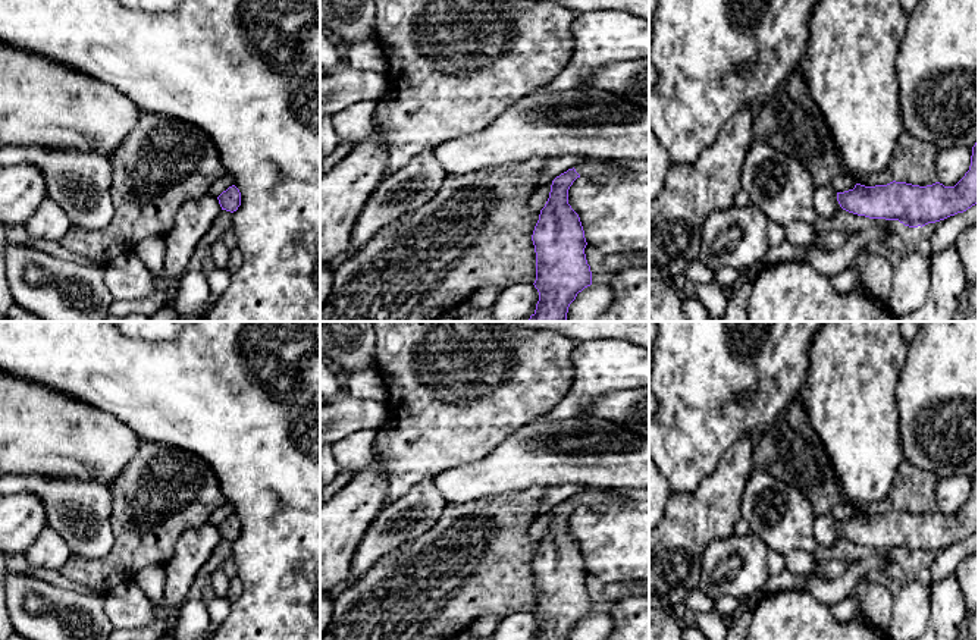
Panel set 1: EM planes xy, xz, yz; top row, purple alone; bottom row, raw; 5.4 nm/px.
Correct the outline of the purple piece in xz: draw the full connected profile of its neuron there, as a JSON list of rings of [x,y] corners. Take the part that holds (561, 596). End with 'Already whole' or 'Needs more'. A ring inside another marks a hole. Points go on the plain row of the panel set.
[[[589,489],[552,509],[549,527],[540,539],[532,570],[536,581],[536,609],[539,630],[535,640],[568,640],[577,622],[592,614],[592,600],[587,593],[584,577],[587,574],[579,543],[568,533],[568,518],[580,505],[626,503],[630,499],[615,490]]]. Needs more

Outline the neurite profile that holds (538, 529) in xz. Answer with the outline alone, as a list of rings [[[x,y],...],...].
[[[552,511],[543,514],[543,515],[539,515],[539,517],[533,521],[533,524],[532,524],[530,528],[529,528],[529,537],[530,537],[532,540],[536,540],[536,542],[537,542],[537,540],[540,540],[540,539],[545,536],[548,527],[549,527],[551,514],[552,514]]]

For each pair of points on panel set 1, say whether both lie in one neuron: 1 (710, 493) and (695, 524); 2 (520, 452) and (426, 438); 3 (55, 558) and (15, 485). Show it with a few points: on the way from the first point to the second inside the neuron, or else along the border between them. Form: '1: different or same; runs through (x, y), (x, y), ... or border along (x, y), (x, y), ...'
1: same; runs through (710, 501), (710, 510), (702, 517)
2: different; border along (520, 426), (489, 452), (463, 464)
3: different; border along (47, 524), (63, 539), (69, 552)

